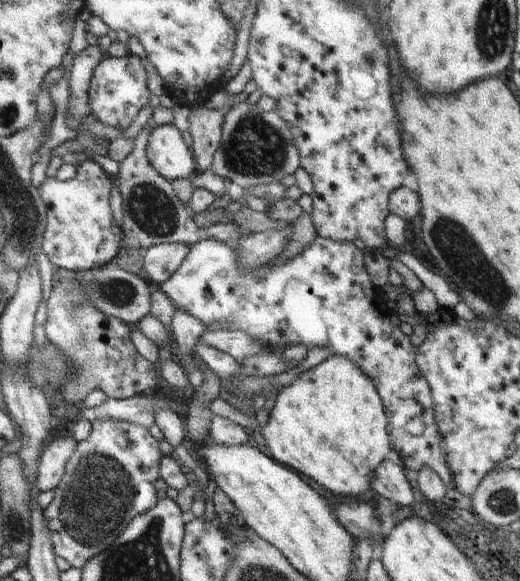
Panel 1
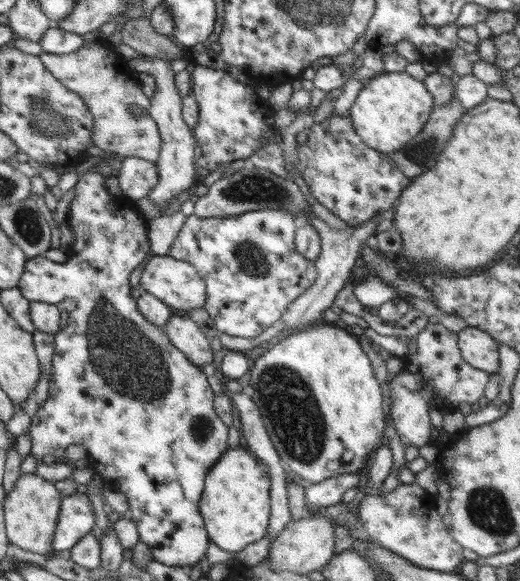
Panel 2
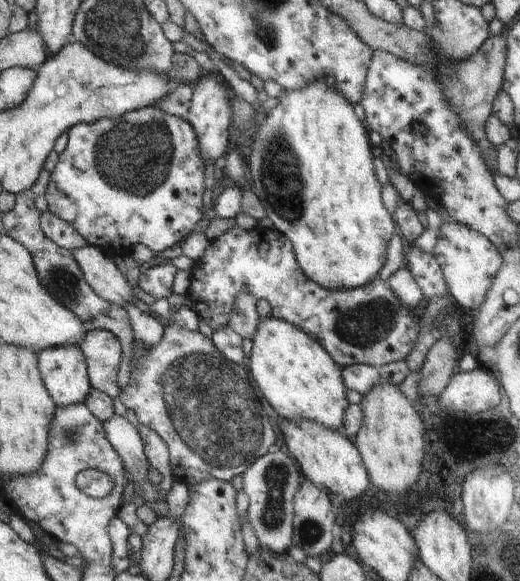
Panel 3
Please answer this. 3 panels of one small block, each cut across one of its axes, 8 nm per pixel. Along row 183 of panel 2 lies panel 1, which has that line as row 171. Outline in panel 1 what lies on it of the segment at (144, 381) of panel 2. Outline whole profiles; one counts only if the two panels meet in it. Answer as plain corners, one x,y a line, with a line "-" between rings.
94,160
85,161
77,168
77,174
66,182
47,178
38,188
46,206
47,224
43,235
42,251
53,266
68,272
90,272
106,264
115,264
121,235
109,206
111,178

